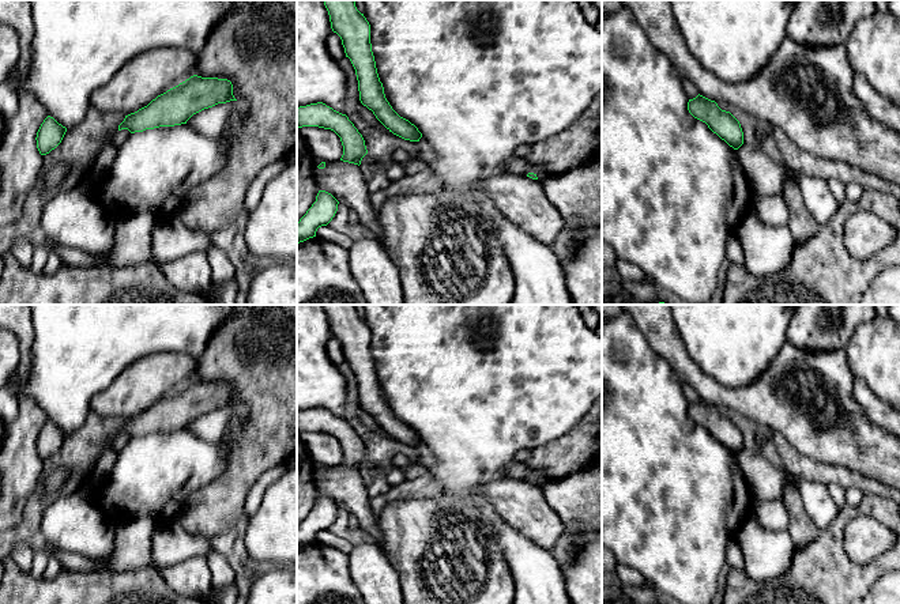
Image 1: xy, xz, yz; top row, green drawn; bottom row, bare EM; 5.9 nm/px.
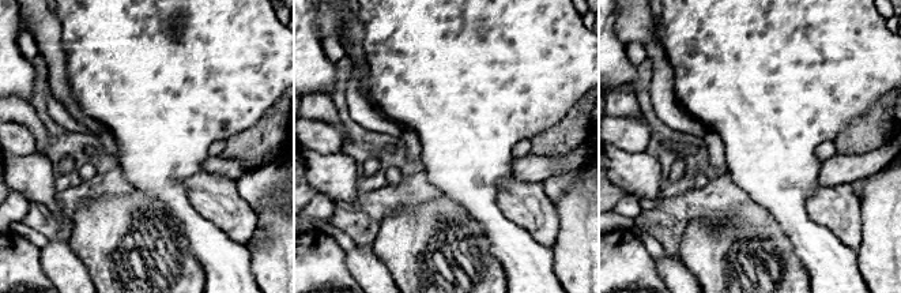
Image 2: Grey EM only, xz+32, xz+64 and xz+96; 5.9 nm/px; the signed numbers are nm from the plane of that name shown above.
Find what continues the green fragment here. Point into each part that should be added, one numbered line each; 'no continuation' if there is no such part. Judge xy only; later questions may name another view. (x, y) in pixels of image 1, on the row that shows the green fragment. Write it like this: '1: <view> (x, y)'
no continuation

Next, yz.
no continuation

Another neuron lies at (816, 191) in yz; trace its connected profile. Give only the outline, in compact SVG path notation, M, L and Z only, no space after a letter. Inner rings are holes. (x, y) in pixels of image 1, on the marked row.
M798 173L798 186L816 222L822 226L836 214L839 203L831 192L829 181Z

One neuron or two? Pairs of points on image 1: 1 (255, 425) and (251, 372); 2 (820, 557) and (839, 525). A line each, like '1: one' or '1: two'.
1: one
2: one

